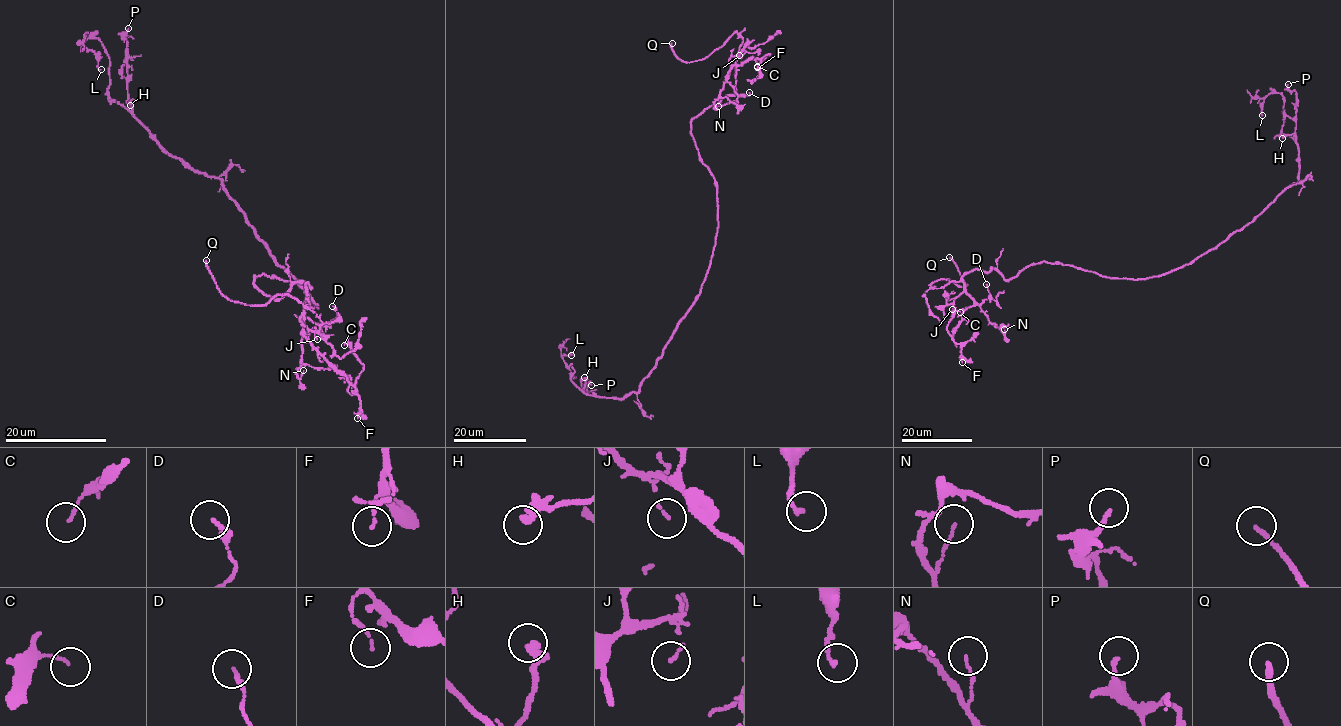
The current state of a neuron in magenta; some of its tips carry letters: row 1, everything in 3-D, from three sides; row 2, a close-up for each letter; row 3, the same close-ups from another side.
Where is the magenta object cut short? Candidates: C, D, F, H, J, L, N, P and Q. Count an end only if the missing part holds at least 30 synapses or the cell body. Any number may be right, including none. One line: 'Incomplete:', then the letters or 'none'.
Incomplete: Q

